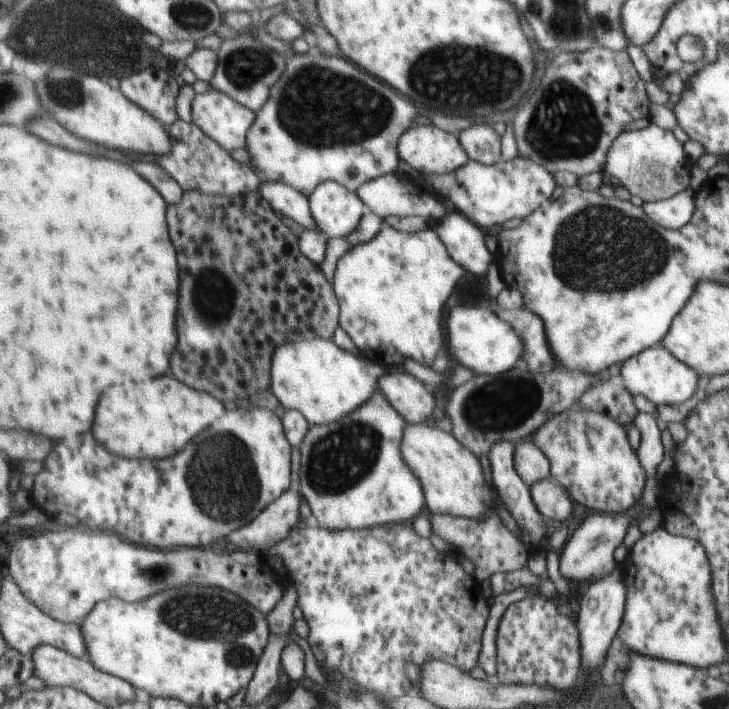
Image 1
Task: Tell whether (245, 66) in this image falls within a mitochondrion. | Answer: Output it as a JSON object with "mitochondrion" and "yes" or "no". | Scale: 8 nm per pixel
{"mitochondrion":"yes"}

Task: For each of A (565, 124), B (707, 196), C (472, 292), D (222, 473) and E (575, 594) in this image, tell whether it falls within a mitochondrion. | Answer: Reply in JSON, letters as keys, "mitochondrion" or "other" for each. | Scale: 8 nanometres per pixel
{"A":"mitochondrion","B":"other","C":"other","D":"mitochondrion","E":"other"}

